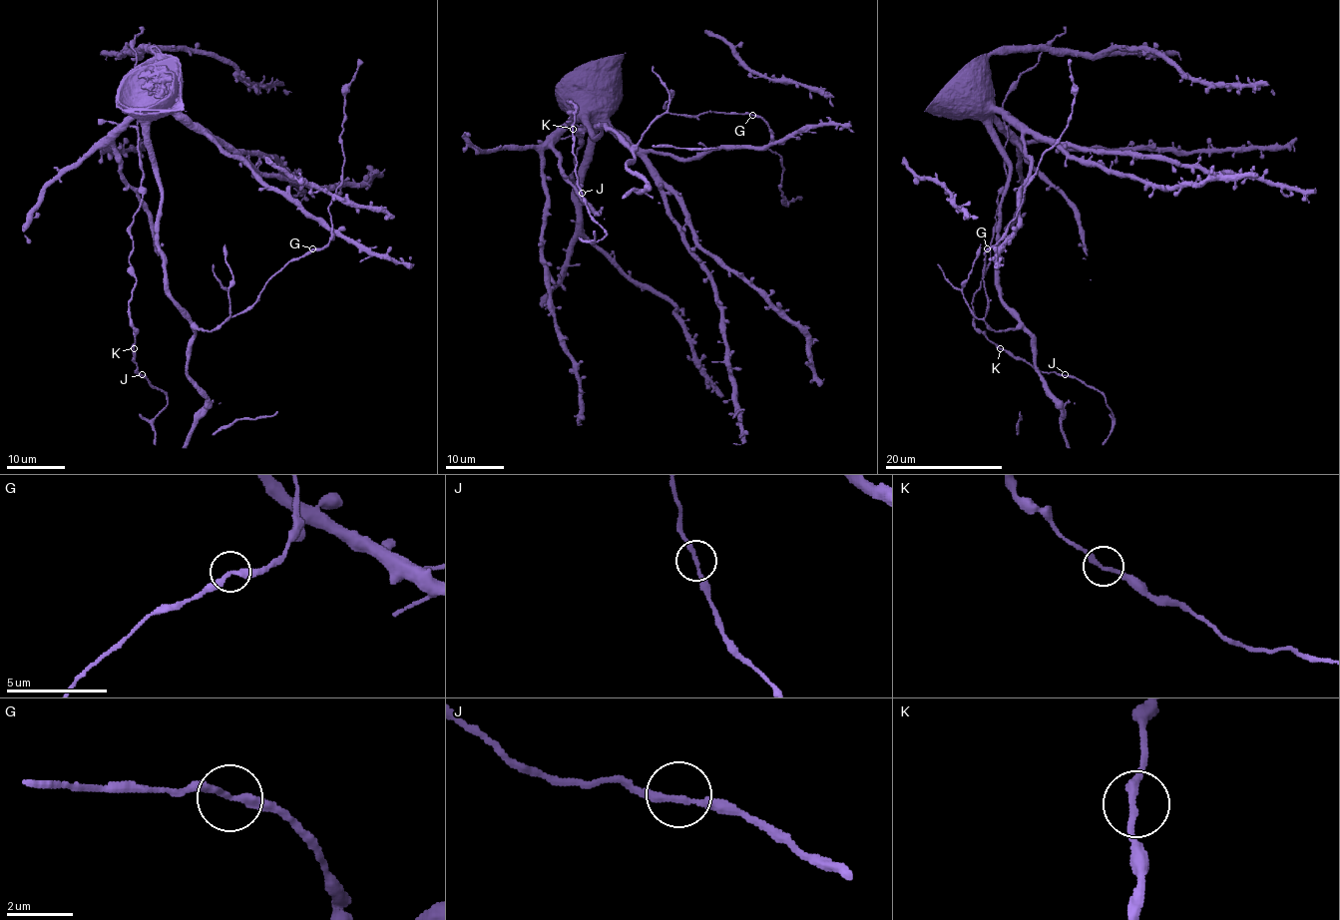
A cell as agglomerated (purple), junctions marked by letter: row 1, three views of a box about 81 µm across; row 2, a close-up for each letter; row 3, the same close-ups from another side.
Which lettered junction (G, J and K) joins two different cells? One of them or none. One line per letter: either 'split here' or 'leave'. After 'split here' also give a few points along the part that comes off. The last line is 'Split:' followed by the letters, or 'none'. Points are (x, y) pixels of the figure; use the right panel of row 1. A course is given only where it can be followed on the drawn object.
G: leave
J: leave
K: leave
Split: none

